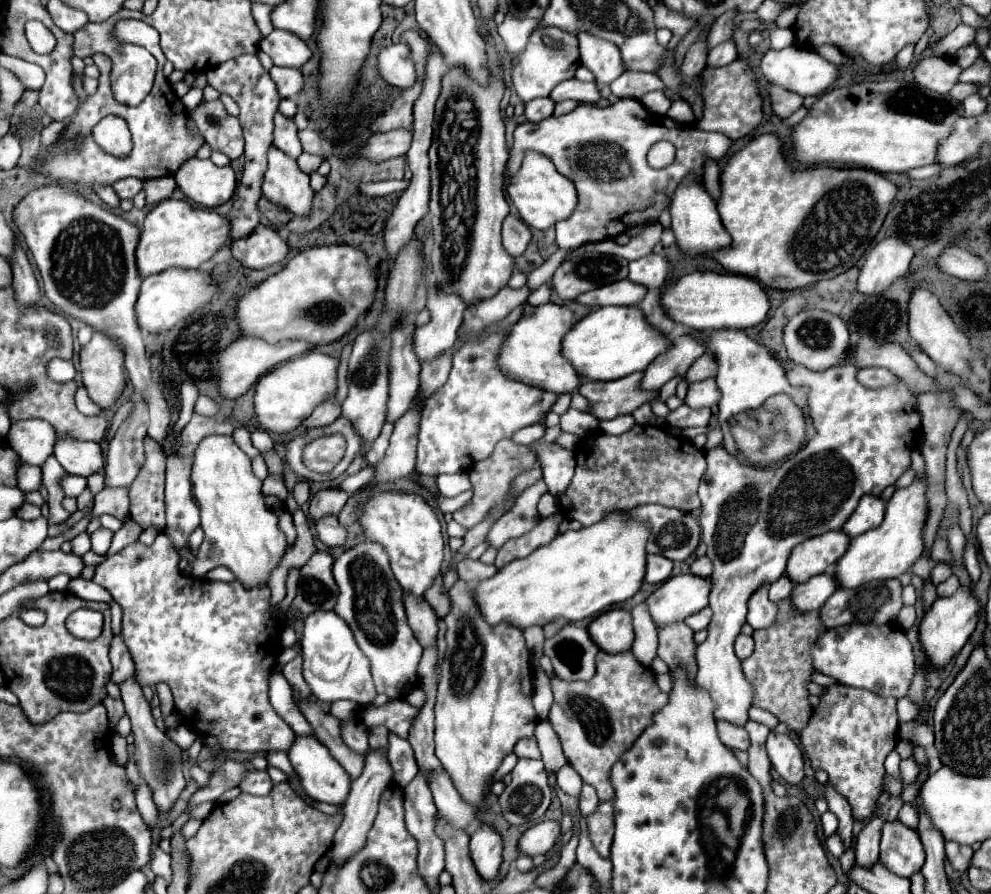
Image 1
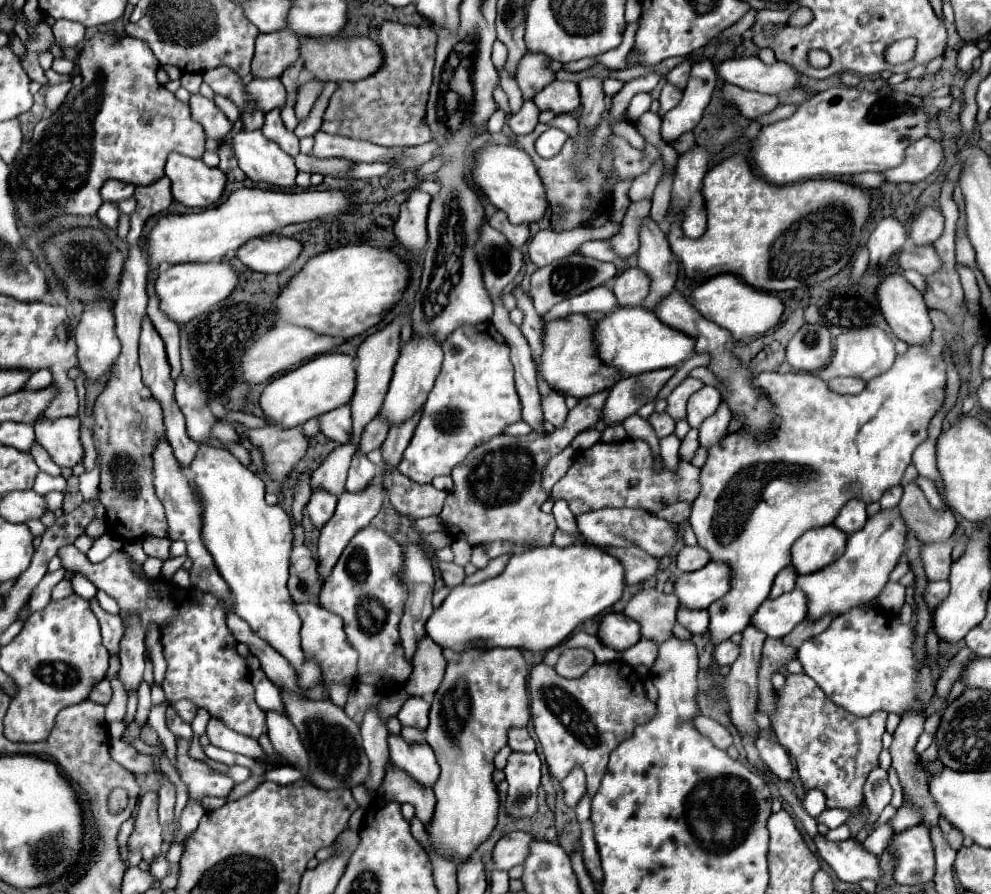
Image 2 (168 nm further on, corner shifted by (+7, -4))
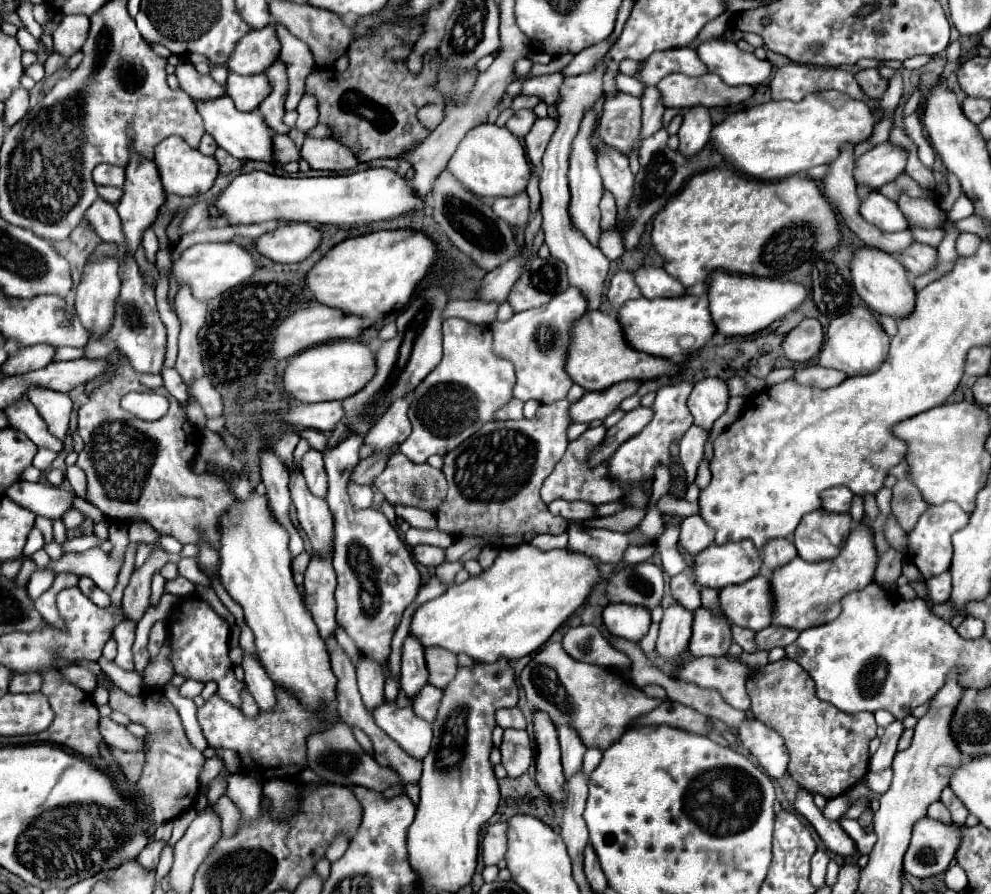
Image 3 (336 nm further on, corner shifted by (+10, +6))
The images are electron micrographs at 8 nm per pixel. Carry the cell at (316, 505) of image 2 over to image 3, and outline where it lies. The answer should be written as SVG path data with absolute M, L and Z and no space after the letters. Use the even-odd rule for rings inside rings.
M309 450L301 460L301 472L307 480L309 490L315 496L325 498L325 494L327 494L327 472L323 468L323 454L317 450Z

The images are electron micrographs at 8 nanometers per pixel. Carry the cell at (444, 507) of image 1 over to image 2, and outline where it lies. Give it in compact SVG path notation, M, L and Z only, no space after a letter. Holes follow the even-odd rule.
M392 472L388 480L384 482L390 502L400 514L412 516L412 518L424 518L434 516L442 512L446 492L436 490L432 484L416 484L414 480L408 480L400 472Z

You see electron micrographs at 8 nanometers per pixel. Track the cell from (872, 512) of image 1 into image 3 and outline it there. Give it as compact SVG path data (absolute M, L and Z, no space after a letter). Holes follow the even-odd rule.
M835 486L821 492L821 508L827 512L849 512L851 498L853 498L853 492L849 488Z

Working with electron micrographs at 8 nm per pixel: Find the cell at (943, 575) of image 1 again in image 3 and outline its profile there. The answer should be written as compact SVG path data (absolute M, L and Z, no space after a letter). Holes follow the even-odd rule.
M947 502L947 504L939 504L939 506L929 506L917 526L907 534L907 554L911 556L913 564L919 568L919 572L923 574L925 580L943 574L949 570L951 566L951 558L953 558L953 546L951 546L951 536L953 532L965 528L969 522L969 514L963 512L955 502Z

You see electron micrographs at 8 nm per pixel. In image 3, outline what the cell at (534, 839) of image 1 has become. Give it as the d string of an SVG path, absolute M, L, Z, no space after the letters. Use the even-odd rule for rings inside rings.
M505 822L491 824L483 836L481 850L483 850L483 862L485 864L499 864L505 858L507 852L507 840L505 840Z

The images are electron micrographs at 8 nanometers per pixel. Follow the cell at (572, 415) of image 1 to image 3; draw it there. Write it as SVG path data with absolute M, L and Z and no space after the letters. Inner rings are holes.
M567 288L565 292L557 294L549 304L523 310L513 314L507 322L493 322L493 352L499 354L499 358L509 358L515 366L515 388L513 396L527 402L537 400L541 404L551 404L557 400L563 400L573 386L571 376L565 372L565 360L567 360L567 348L571 340L571 326L585 314L587 302L579 290Z

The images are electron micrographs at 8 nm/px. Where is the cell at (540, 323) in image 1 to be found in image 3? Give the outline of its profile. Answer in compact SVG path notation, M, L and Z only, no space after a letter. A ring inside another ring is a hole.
M599 310L583 314L571 332L573 332L571 334L573 344L569 346L569 358L567 358L565 370L569 372L571 380L583 386L587 392L591 390L599 392L623 380L647 382L647 380L655 380L661 376L673 378L683 370L683 364L677 364L673 360L663 360L657 356L649 356L645 352L637 352L635 348L631 348L625 340L621 322Z

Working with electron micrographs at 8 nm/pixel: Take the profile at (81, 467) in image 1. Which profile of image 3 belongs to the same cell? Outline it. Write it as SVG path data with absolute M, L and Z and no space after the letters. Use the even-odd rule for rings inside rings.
M29 390L29 400L35 404L39 414L45 418L51 434L59 440L65 438L71 414L71 398L55 390Z

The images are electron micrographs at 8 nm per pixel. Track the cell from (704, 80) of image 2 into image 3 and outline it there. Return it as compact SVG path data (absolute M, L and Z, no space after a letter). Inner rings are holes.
M673 48L663 52L653 52L641 64L641 82L643 86L657 86L657 82L673 72L681 72L687 76L703 76L709 70L697 58L693 48Z

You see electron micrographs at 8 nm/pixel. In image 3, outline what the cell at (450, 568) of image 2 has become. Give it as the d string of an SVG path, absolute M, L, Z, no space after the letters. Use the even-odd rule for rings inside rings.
M419 544L419 546L413 546L413 556L419 564L423 566L439 566L443 560L445 560L445 554L441 548L437 546L427 546L427 544Z

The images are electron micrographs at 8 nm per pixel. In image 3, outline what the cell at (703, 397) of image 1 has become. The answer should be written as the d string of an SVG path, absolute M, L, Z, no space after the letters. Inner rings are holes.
M703 378L693 386L687 406L695 420L695 426L711 430L715 420L727 410L727 402L729 402L727 384L719 378Z

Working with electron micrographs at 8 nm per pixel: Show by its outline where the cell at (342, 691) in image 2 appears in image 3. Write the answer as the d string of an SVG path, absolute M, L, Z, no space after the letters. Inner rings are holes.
M313 556L305 572L303 602L311 612L321 638L327 638L335 632L335 586L335 570L329 558Z

